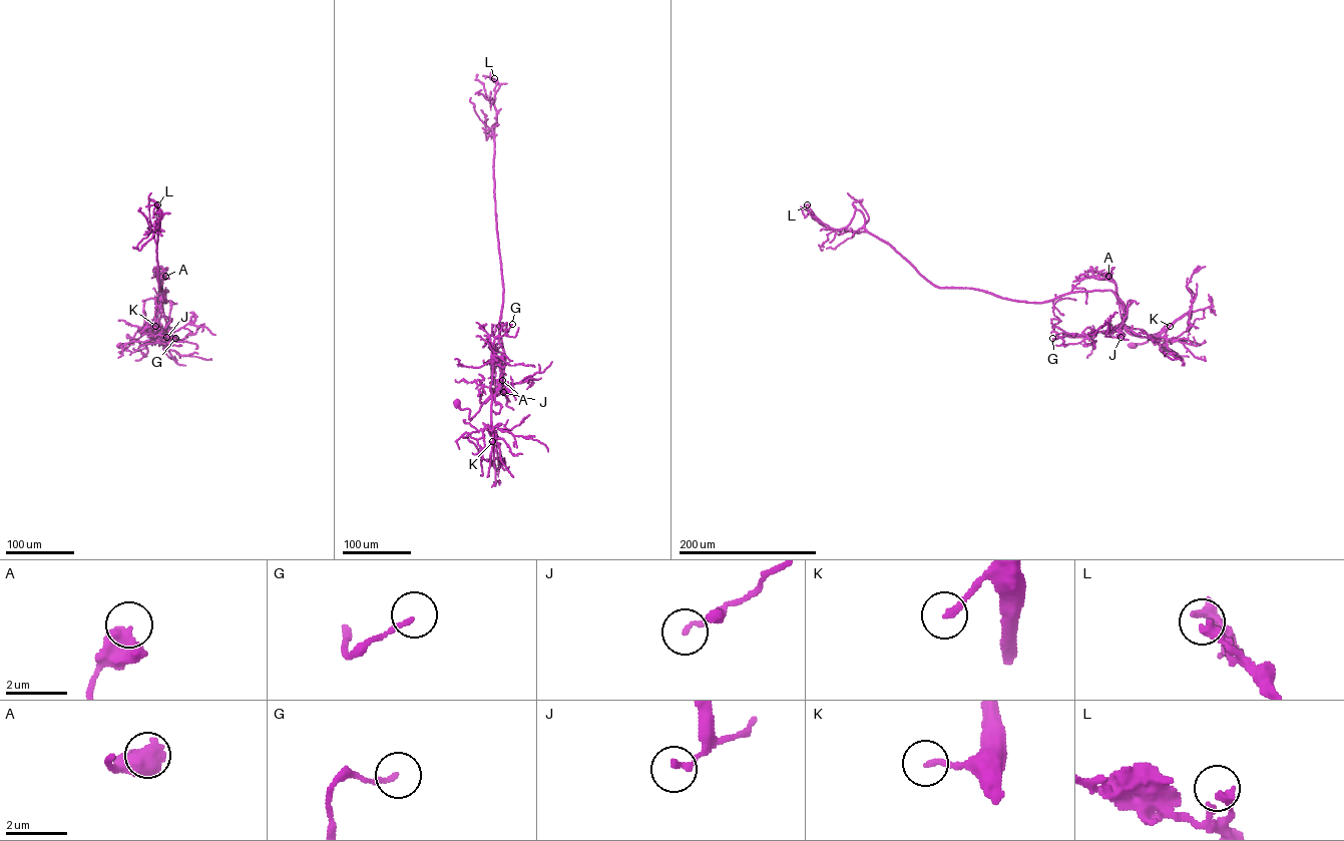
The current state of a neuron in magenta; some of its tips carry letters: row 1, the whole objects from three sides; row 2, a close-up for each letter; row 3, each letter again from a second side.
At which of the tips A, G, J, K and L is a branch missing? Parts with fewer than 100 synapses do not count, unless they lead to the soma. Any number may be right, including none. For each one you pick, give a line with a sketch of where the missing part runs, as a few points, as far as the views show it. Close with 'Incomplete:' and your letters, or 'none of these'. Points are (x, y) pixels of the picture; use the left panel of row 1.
Incomplete: none of these

